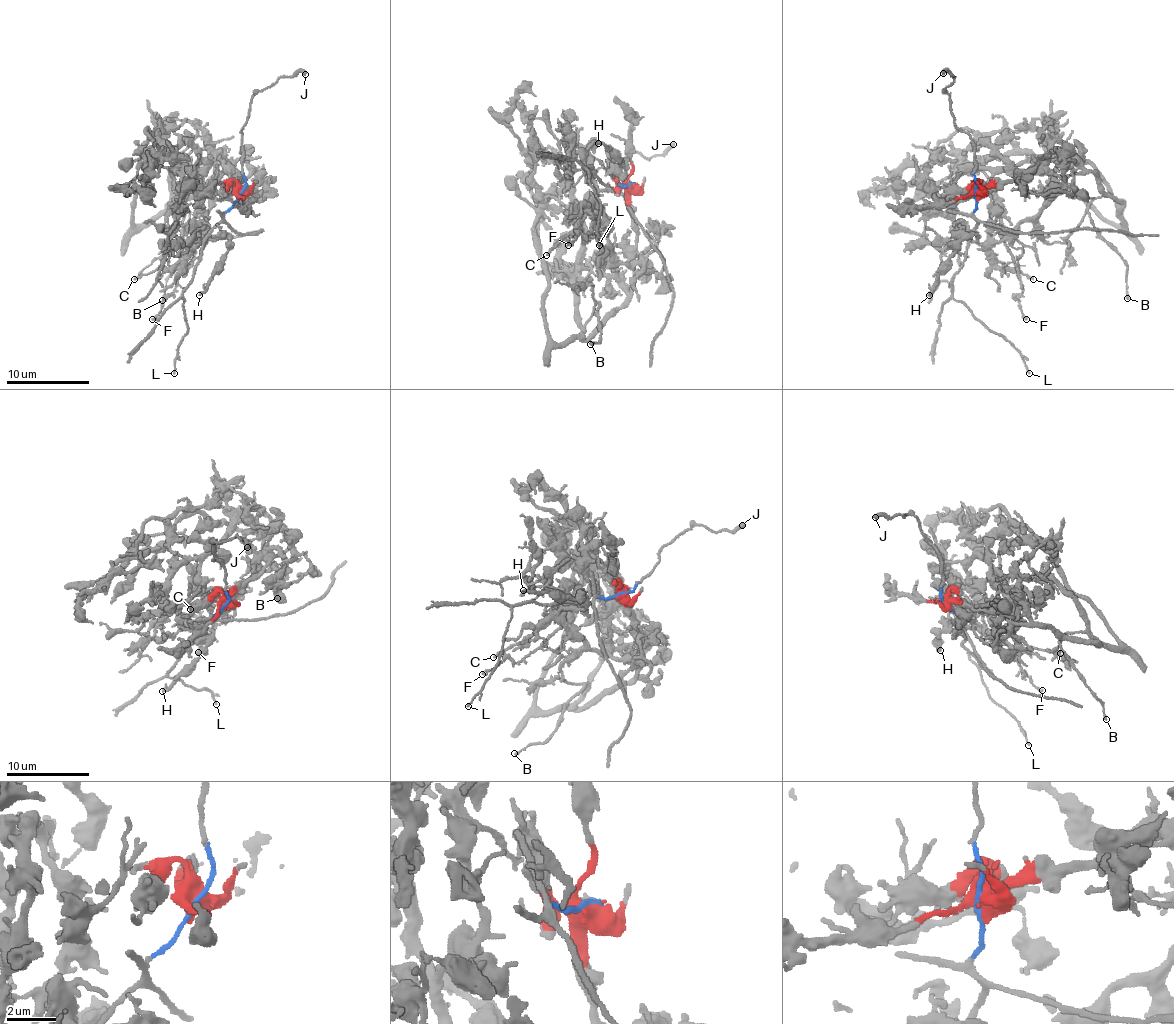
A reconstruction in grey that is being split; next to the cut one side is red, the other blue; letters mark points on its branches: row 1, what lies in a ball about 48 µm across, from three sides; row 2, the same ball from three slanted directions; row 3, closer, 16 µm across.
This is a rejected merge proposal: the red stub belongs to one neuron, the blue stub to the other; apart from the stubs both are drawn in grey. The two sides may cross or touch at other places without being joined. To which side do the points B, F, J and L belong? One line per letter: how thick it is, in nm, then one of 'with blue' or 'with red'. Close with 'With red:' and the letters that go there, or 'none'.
B: 190 nm | with red
F: 140 nm | with red
J: 360 nm | with blue
L: 130 nm | with blue
With red: B, F

